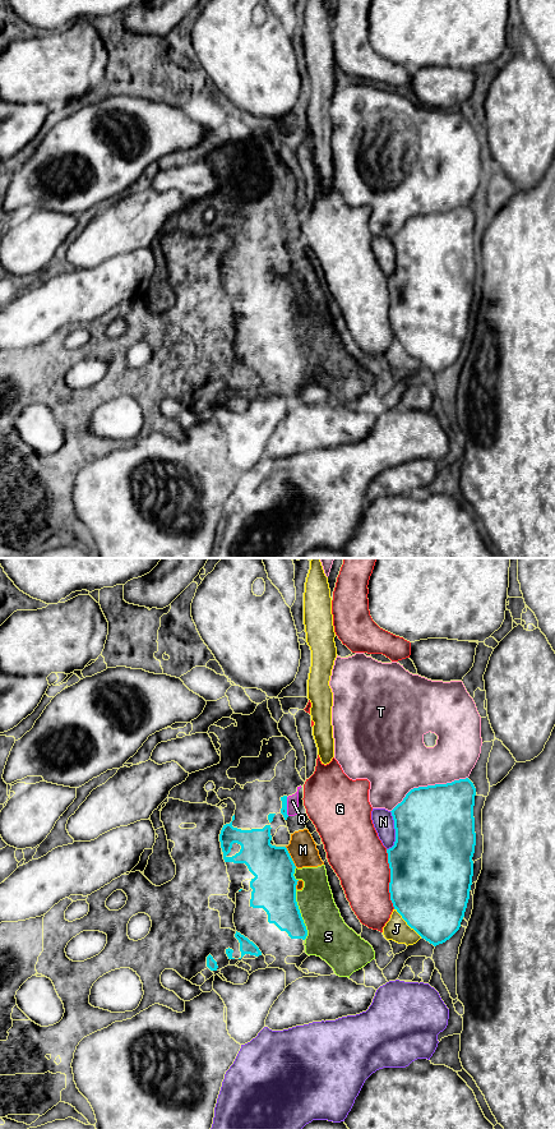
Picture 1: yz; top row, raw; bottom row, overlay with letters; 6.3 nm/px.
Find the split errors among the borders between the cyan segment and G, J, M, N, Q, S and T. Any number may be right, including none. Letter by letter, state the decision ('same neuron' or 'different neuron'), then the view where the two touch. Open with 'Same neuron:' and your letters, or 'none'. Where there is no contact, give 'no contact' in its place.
Same neuron: none
G: different neuron | yz
J: different neuron | yz
M: different neuron | yz
N: different neuron | yz
Q: different neuron | yz
S: different neuron | yz
T: different neuron | yz

